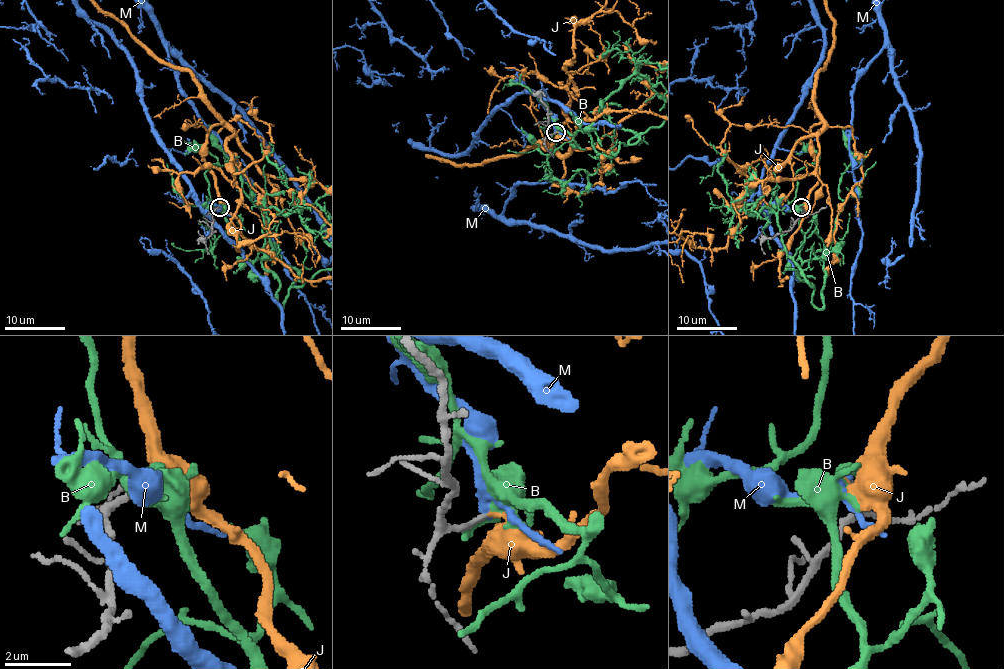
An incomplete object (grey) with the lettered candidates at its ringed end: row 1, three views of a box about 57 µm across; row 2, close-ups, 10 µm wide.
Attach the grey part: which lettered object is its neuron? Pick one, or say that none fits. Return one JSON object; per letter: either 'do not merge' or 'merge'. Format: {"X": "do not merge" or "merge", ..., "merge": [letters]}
{"B": "do not merge", "J": "merge", "M": "do not merge", "merge": ["J"]}

